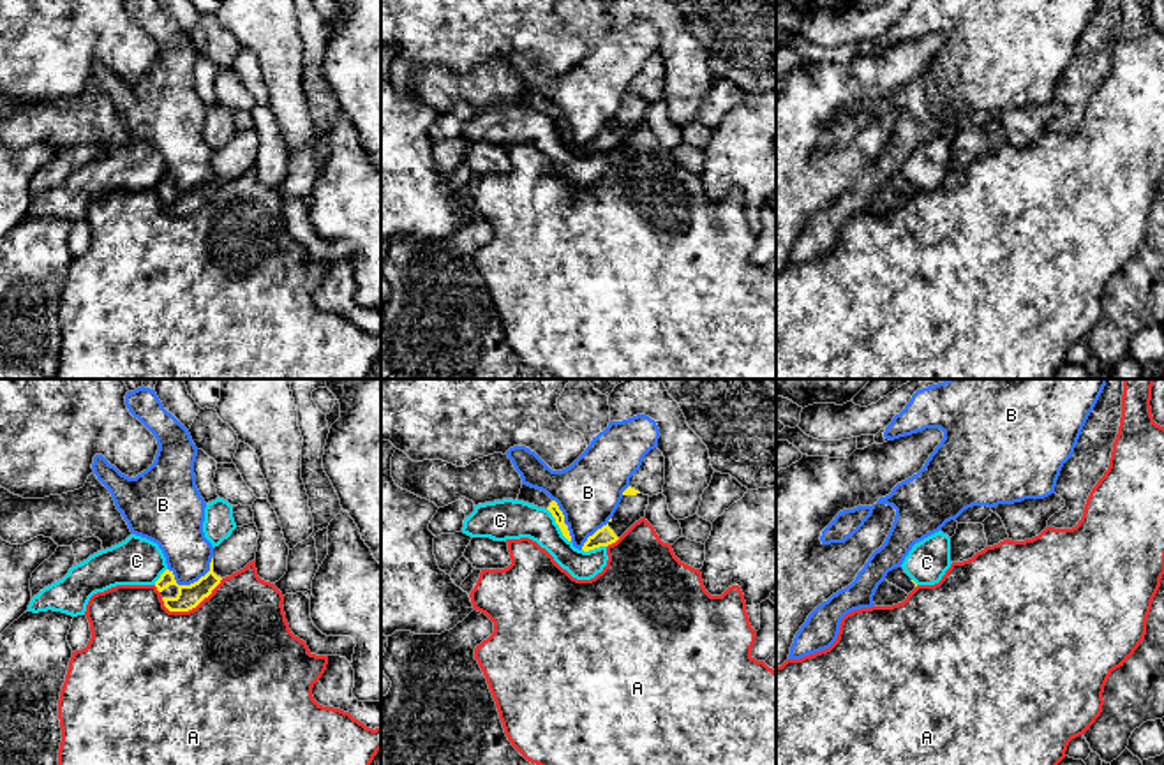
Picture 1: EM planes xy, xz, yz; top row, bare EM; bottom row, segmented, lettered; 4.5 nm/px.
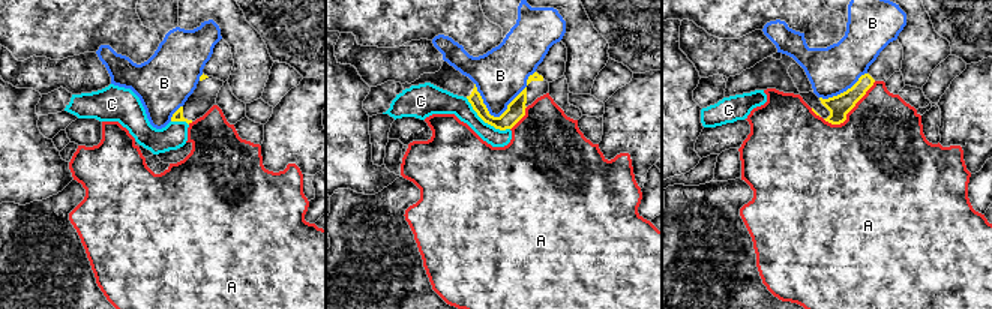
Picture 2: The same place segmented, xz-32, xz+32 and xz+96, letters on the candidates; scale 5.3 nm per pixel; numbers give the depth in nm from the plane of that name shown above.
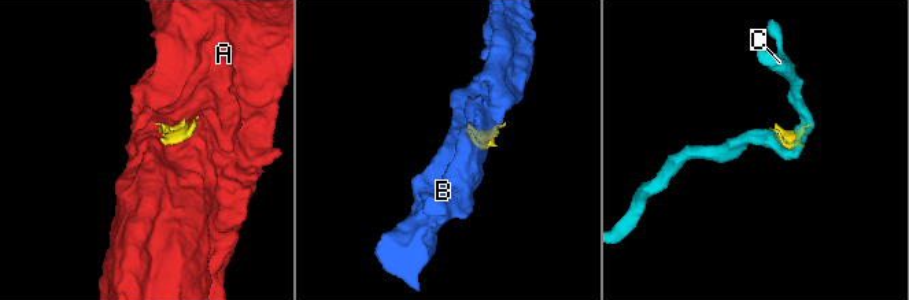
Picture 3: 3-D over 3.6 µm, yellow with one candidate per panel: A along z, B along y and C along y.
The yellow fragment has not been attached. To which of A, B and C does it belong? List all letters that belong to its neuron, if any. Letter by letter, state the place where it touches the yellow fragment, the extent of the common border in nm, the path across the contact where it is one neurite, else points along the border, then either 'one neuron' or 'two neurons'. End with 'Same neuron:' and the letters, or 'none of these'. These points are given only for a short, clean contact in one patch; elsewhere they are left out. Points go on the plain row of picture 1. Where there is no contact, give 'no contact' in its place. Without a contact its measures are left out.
A: xy (193, 212) | 300 nm | two neurons
B: xy (191, 189) | 220 nm | two neurons
C: xz (558, 129) | 190 nm | along xz (547, 113), (559, 136), (570, 147) | two neurons
Same neuron: none of these

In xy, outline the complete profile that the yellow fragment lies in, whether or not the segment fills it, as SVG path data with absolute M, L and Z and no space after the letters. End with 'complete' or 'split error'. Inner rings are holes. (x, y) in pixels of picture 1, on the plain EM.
M256 129L236 132L228 145L213 153L210 176L190 190L178 190L173 176L166 175L155 187L169 217L189 217L196 213L222 183L243 175L256 164L259 137Z | split error

